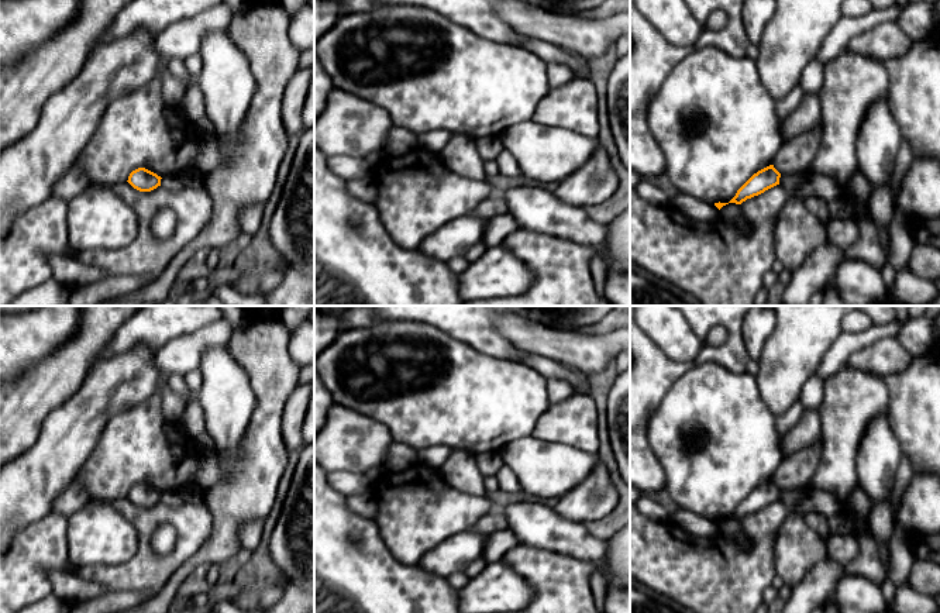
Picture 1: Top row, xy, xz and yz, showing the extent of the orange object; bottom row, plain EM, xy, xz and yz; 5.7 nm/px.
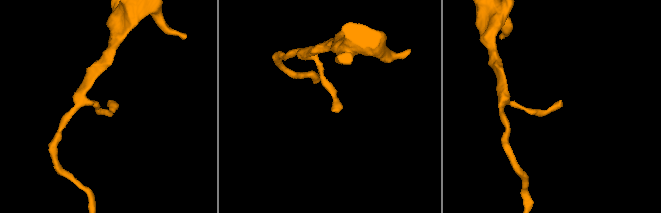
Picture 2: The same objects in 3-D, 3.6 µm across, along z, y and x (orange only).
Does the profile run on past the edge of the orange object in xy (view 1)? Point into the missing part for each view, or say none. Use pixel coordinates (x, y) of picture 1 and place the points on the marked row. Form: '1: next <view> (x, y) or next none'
1: next none

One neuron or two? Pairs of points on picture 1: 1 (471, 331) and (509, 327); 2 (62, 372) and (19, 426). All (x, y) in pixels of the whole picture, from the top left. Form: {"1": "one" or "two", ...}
{"1": "two", "2": "one"}

